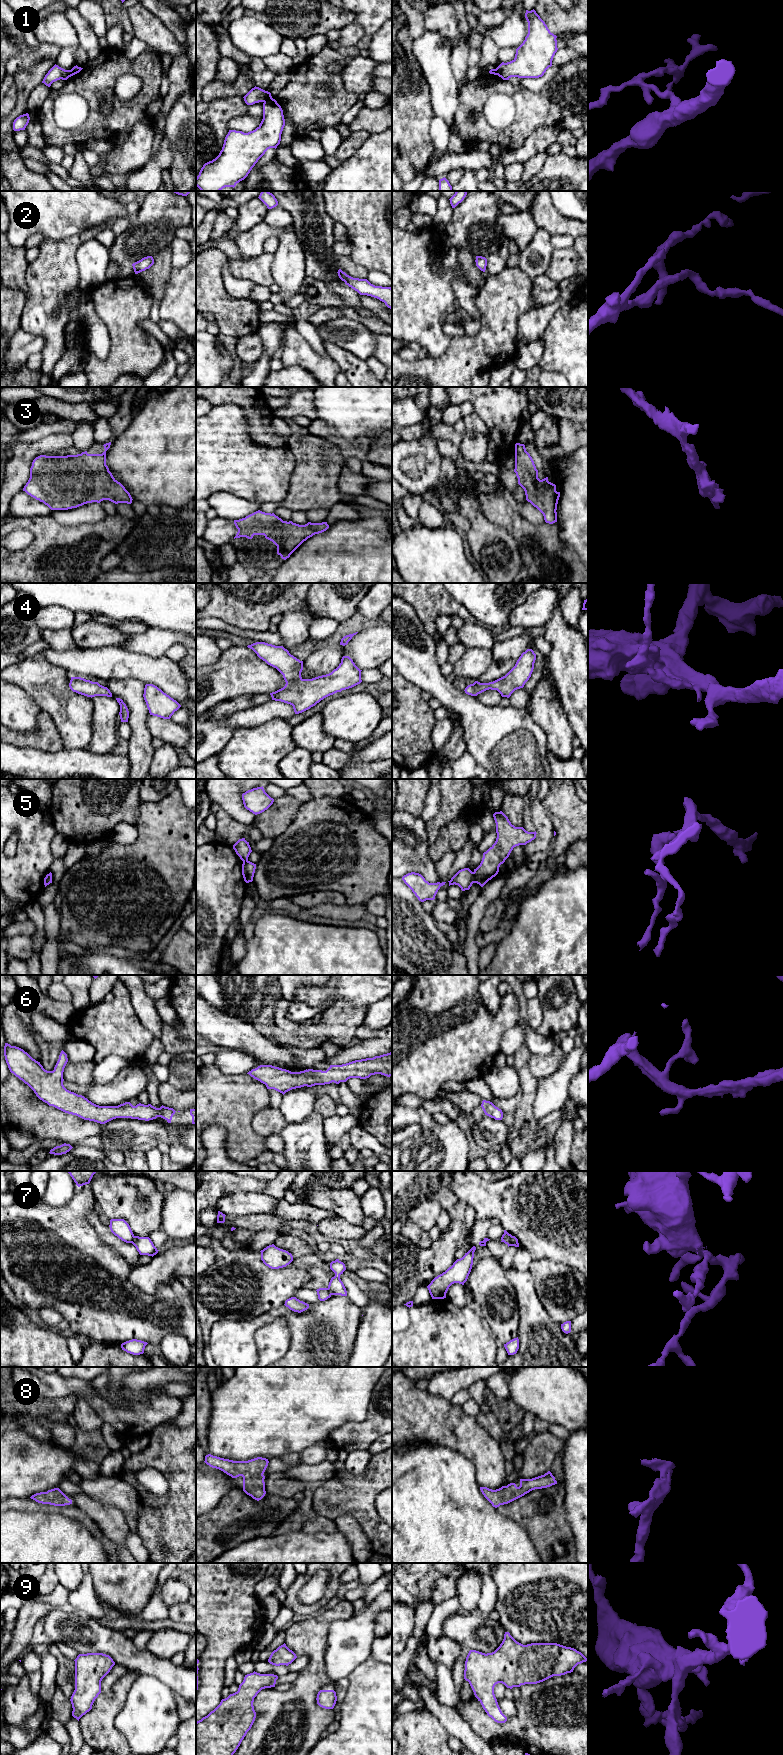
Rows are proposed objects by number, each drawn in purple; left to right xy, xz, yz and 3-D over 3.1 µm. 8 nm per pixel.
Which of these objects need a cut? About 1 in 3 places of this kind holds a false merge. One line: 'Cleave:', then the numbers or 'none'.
Cleave: 1, 5, 7

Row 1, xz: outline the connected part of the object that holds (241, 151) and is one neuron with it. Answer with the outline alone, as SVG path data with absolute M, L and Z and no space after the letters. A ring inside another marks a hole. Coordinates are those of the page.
M273 98L263 103L263 119L253 131L229 130L219 155L203 165L196 177L201 191L221 191L244 180L270 148L277 148L285 126L283 110Z

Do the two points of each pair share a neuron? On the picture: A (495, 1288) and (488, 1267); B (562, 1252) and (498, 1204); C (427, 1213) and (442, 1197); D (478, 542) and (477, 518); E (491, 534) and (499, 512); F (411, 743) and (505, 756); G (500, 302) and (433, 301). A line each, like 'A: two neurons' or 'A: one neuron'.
A: one neuron
B: one neuron
C: two neurons
D: one neuron
E: two neurons
F: two neurons
G: two neurons

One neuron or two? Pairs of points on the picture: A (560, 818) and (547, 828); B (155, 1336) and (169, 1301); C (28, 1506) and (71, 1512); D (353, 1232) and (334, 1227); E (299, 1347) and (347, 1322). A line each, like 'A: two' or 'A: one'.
A: two
B: one
C: one
D: one
E: one

